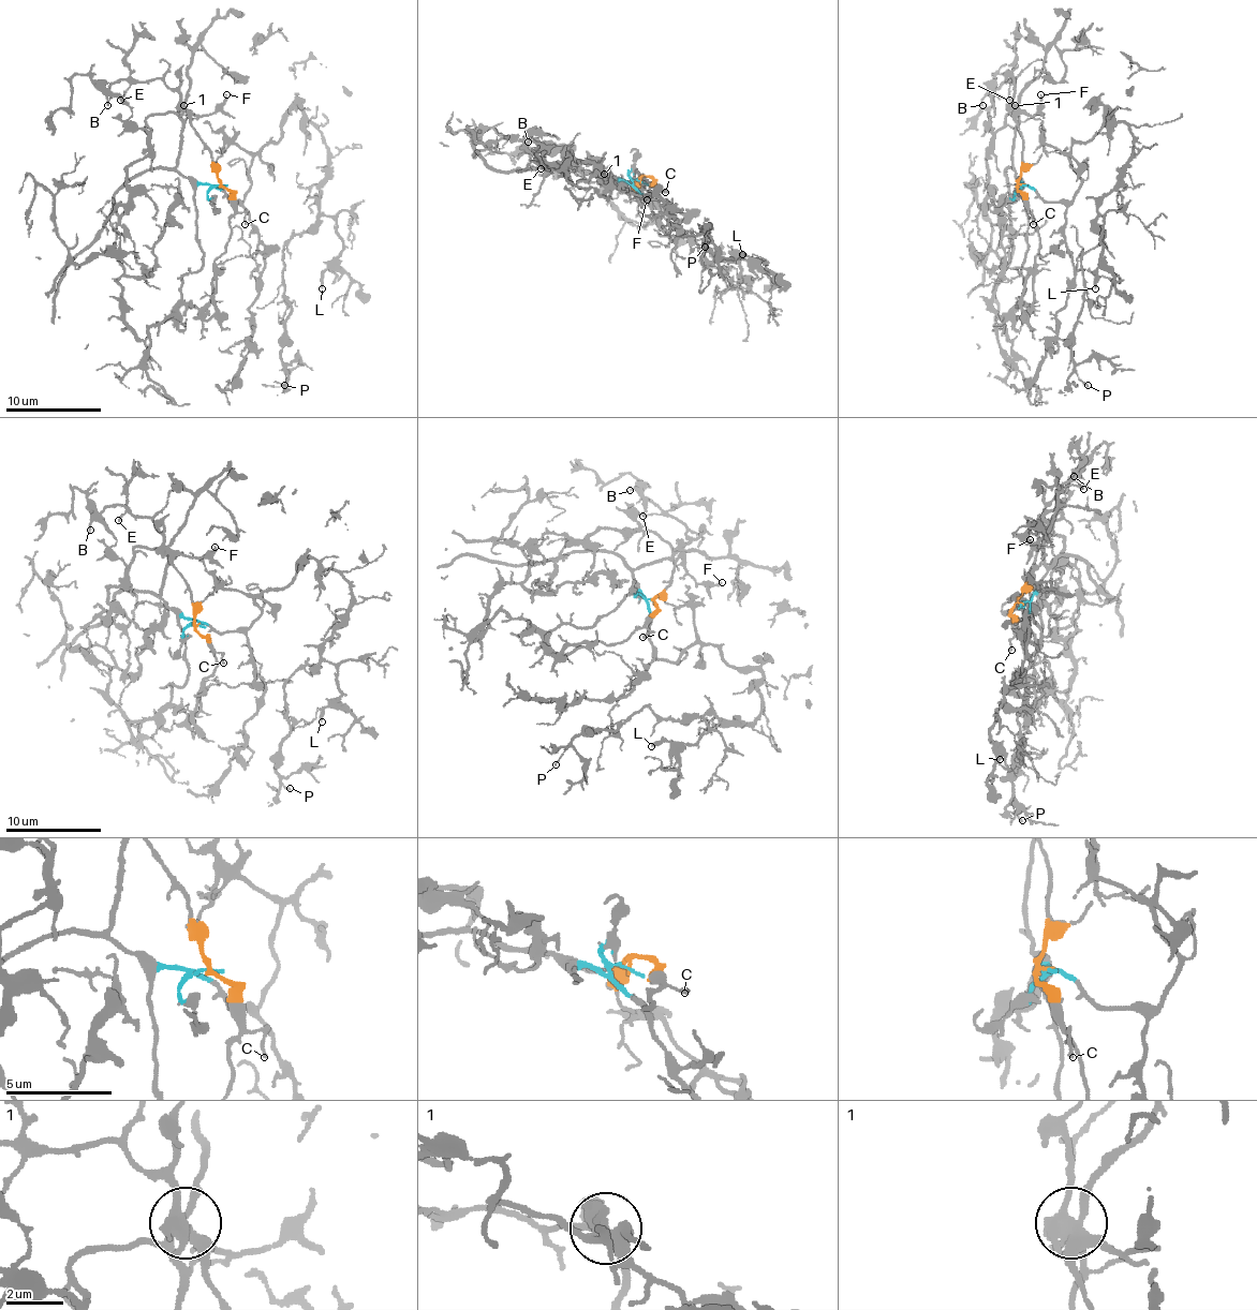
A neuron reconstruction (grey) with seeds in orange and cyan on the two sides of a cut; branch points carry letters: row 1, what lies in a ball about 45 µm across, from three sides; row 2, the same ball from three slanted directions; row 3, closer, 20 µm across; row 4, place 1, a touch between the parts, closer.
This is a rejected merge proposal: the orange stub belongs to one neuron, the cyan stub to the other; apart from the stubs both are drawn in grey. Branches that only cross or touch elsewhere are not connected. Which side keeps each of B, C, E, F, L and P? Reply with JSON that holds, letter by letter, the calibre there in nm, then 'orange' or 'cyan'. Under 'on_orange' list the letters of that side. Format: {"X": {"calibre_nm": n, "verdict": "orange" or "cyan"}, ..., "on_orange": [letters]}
{"B": {"calibre_nm": 120, "verdict": "orange"}, "C": {"calibre_nm": 150, "verdict": "orange"}, "E": {"calibre_nm": 130, "verdict": "orange"}, "F": {"calibre_nm": 180, "verdict": "orange"}, "L": {"calibre_nm": 240, "verdict": "cyan"}, "P": {"calibre_nm": 120, "verdict": "cyan"}, "on_orange": ["B", "C", "E", "F"]}

